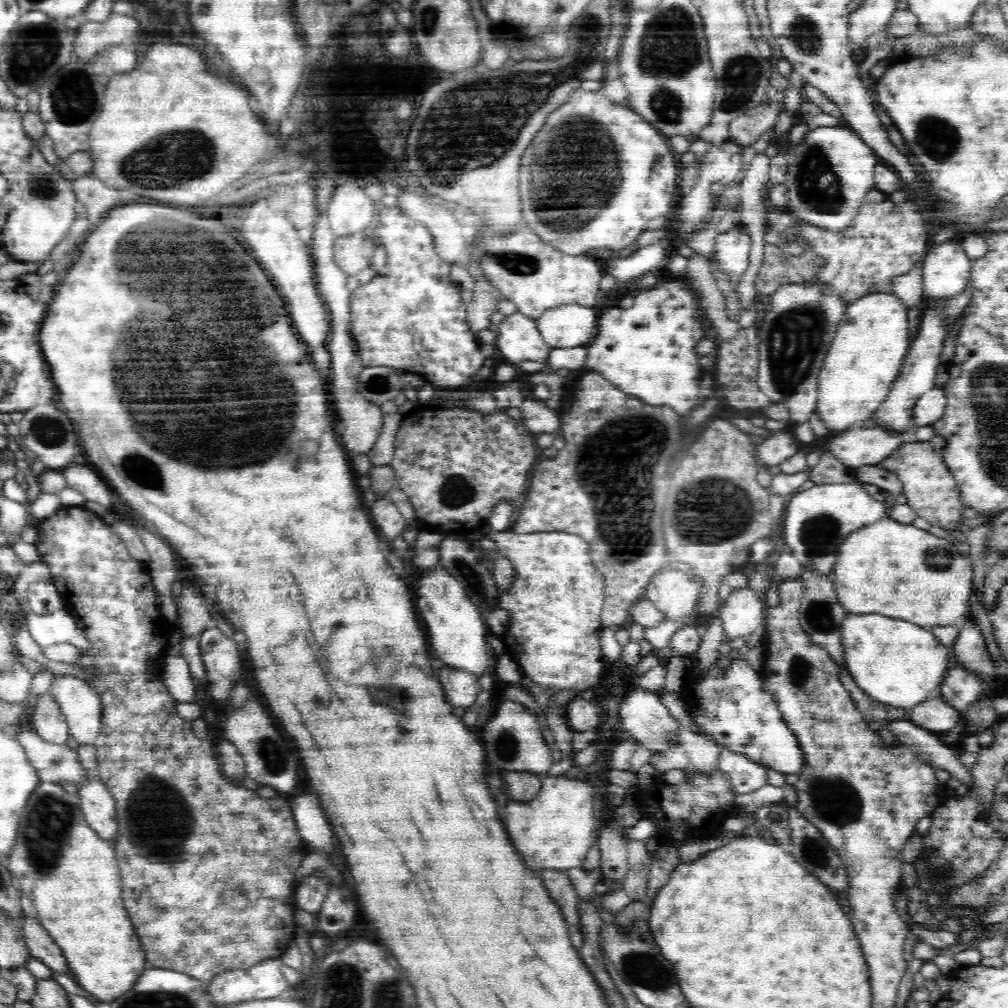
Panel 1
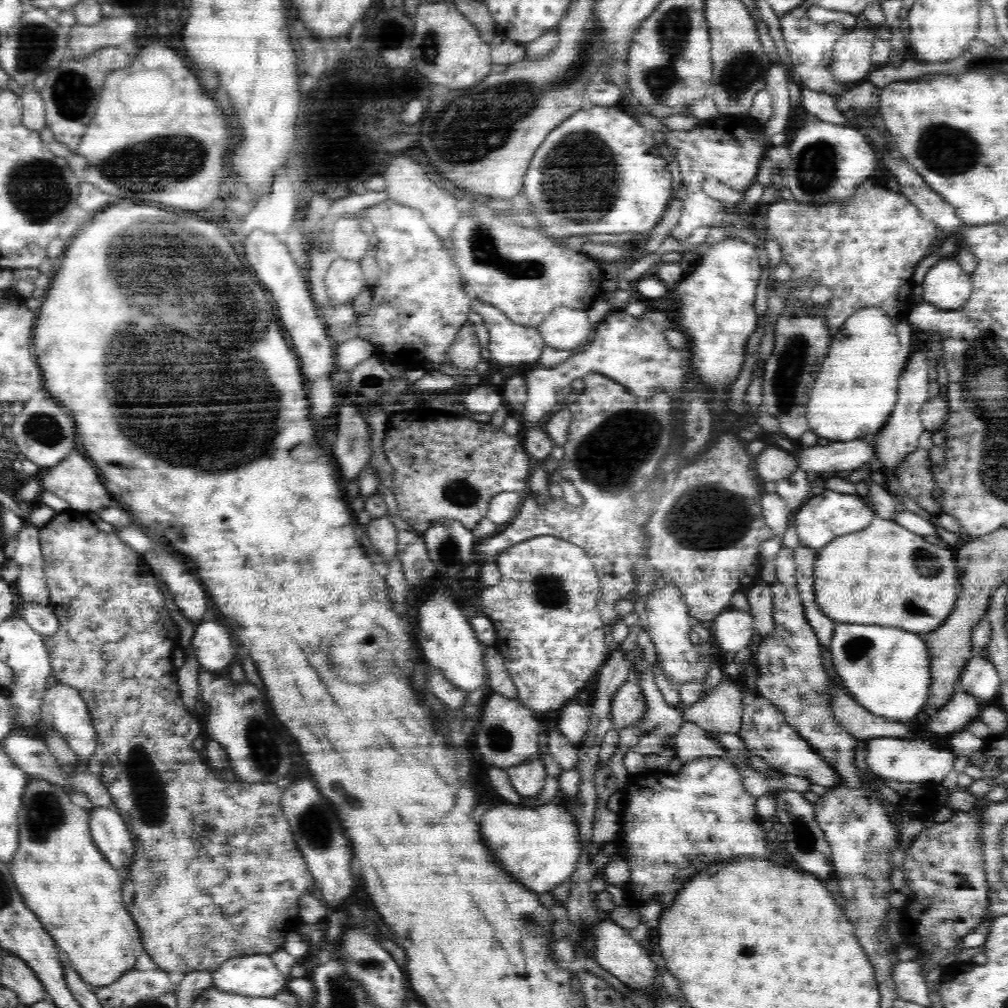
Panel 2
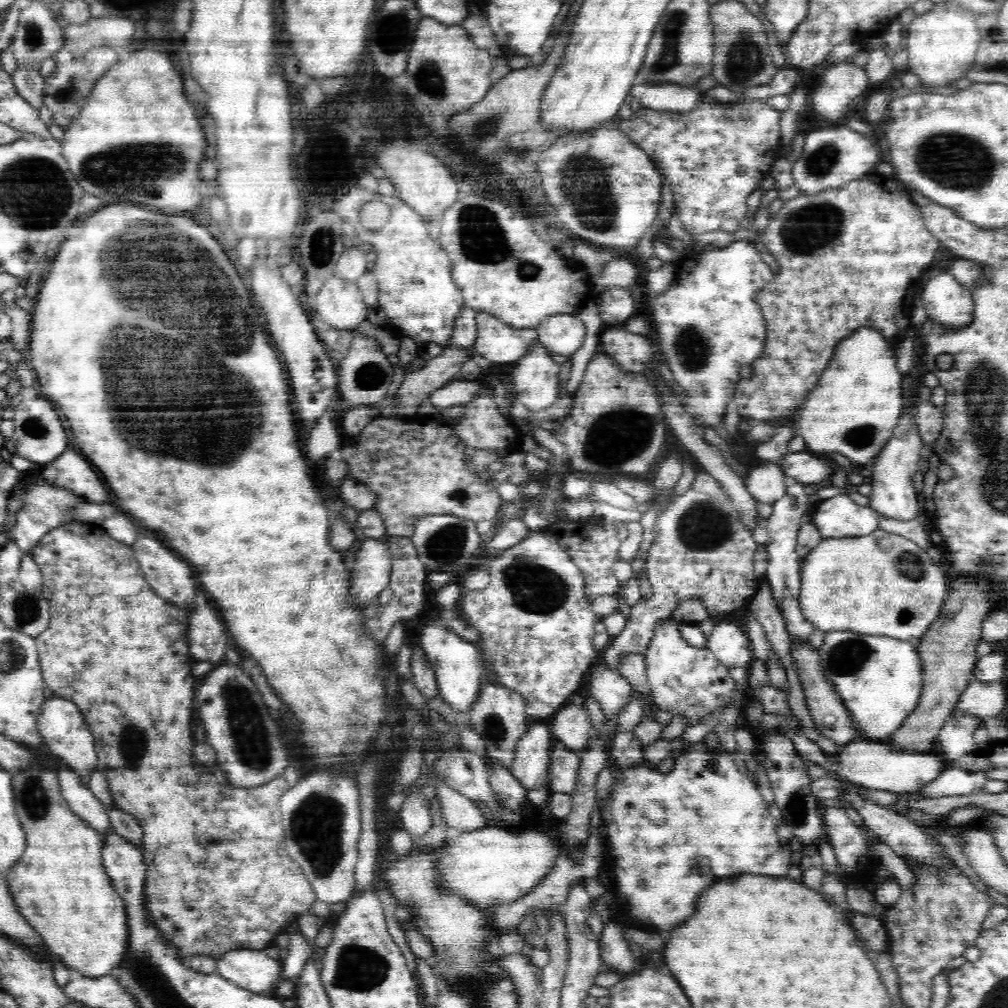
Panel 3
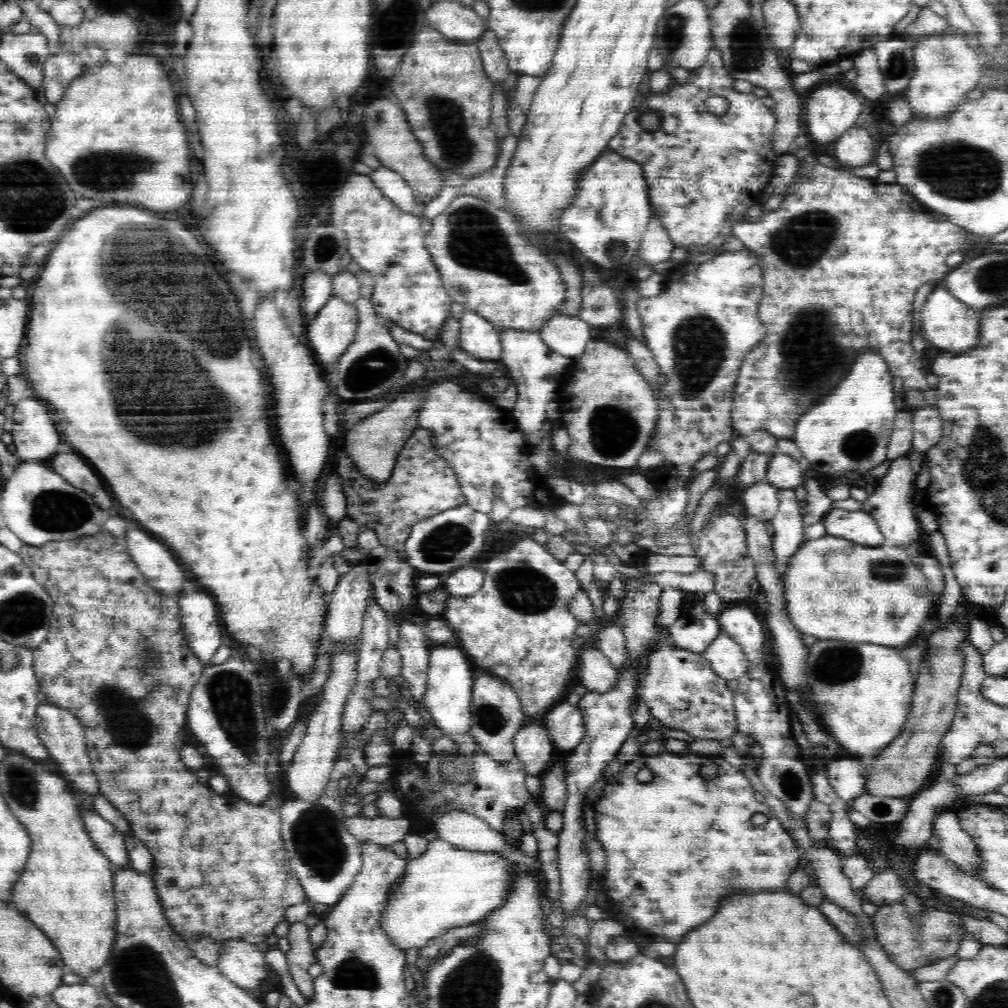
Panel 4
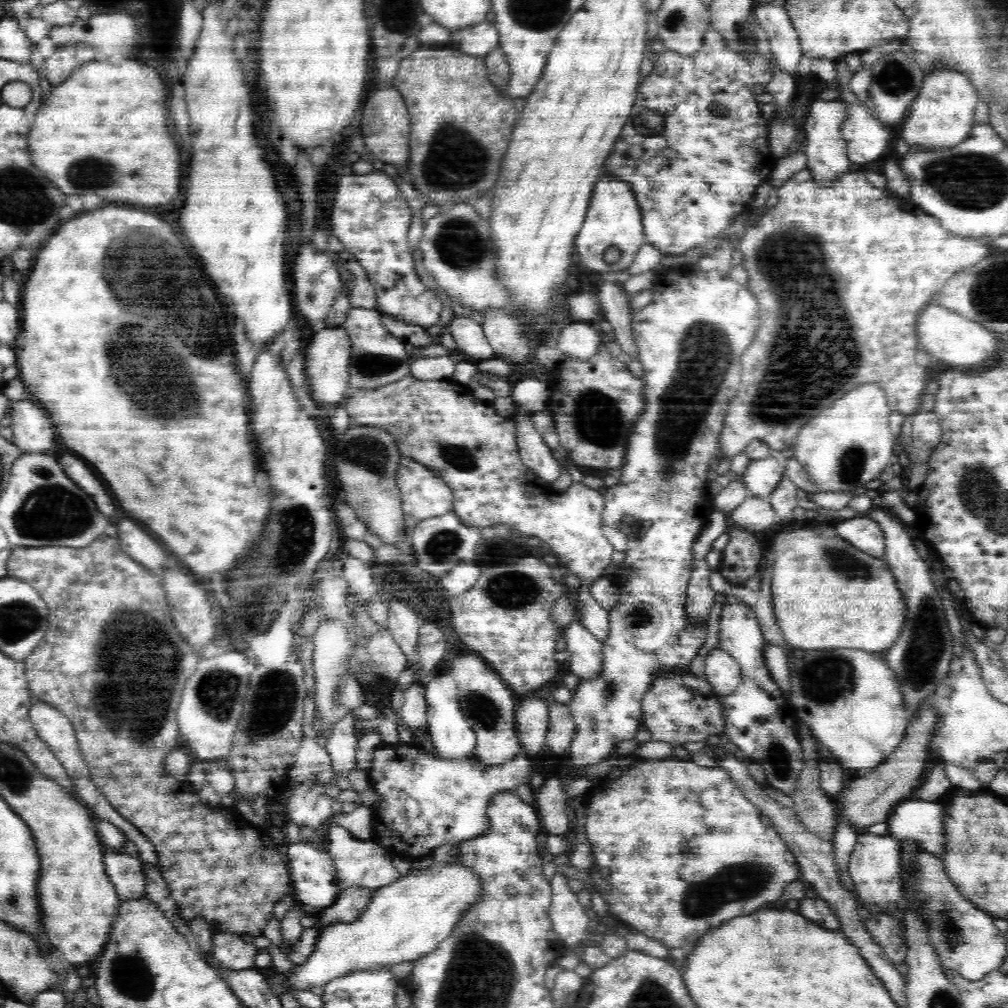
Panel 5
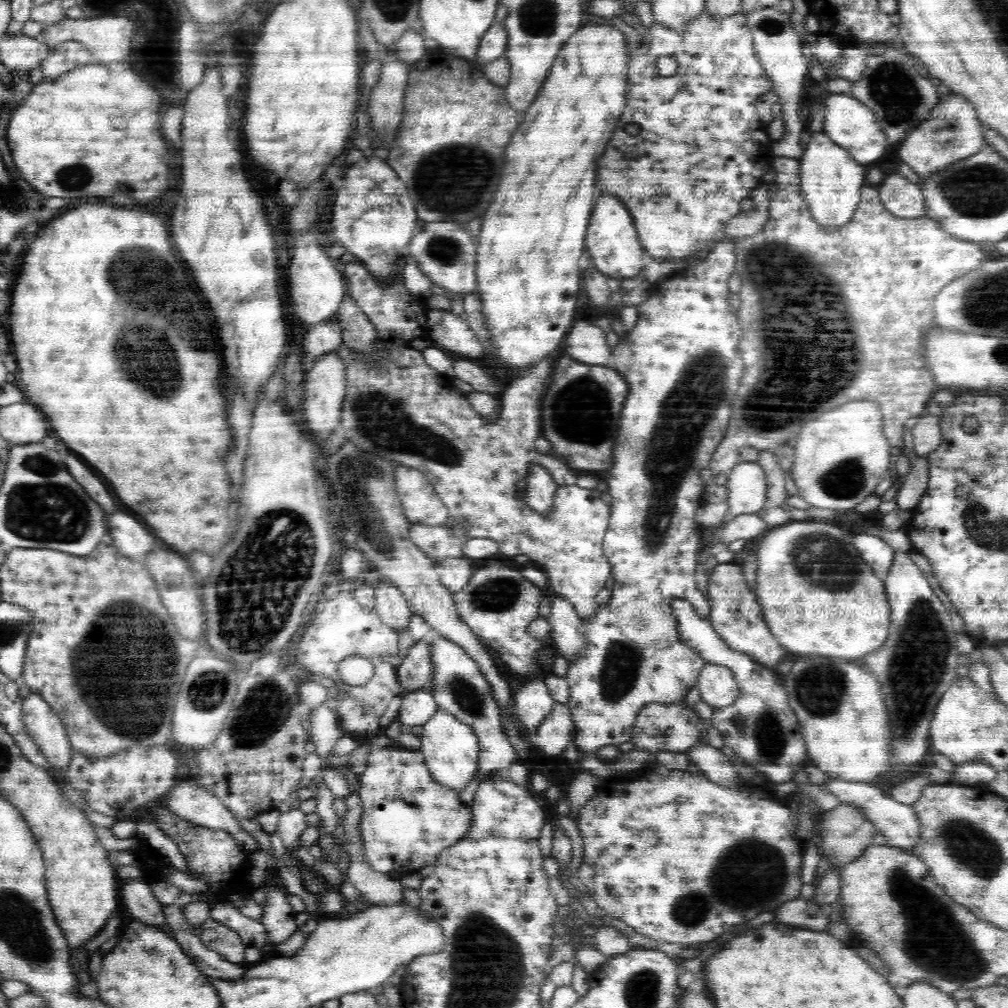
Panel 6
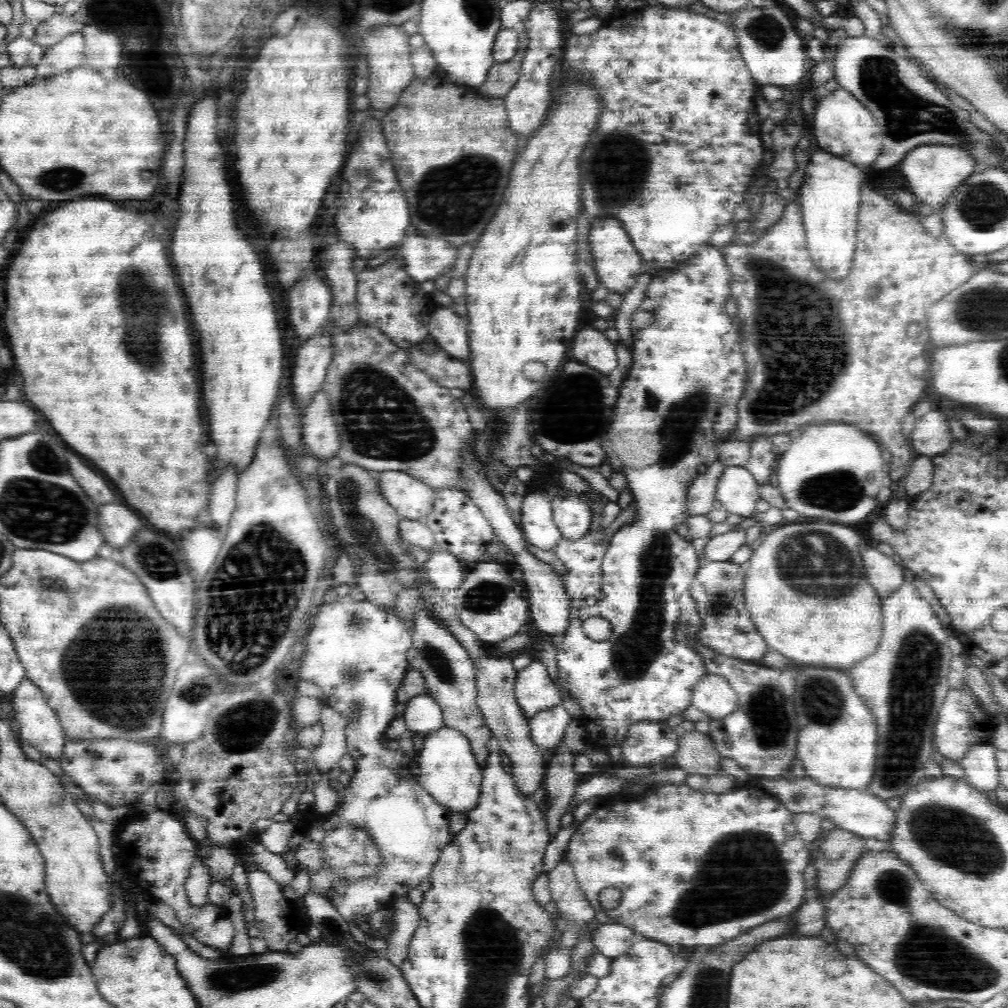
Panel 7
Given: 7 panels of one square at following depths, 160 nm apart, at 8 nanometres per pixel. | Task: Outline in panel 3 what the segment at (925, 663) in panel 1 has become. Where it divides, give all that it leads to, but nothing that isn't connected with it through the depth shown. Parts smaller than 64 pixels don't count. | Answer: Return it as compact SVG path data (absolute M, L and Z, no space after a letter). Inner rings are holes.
M838 630L825 632L823 644L817 649L817 653L825 678L832 682L843 706L853 716L856 728L859 730L859 739L888 740L917 707L923 687L922 665L917 649L912 647L908 640Z

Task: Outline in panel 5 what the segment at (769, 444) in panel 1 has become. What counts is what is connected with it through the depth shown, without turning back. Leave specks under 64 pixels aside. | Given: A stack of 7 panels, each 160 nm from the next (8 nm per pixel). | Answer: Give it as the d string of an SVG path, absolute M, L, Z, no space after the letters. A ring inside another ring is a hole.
M770 496L765 498L748 497L730 515L736 529L744 529L752 534L766 531L772 524L780 522L780 516L774 511L770 503Z

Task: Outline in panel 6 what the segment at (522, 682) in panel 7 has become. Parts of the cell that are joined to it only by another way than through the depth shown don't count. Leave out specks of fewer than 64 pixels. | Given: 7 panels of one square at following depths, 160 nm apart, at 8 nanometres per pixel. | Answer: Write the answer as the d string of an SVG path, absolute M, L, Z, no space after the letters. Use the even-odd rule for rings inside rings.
M537 676L523 682L512 703L519 726L524 727L526 733L536 731L556 704L545 681Z

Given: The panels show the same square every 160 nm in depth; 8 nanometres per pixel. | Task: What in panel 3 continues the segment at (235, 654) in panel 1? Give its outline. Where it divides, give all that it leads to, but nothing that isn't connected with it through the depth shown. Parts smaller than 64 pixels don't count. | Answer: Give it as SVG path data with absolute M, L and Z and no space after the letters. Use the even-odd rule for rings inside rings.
M198 606L190 610L187 639L192 658L211 662L215 666L225 662L226 650L230 648L224 622L210 606Z

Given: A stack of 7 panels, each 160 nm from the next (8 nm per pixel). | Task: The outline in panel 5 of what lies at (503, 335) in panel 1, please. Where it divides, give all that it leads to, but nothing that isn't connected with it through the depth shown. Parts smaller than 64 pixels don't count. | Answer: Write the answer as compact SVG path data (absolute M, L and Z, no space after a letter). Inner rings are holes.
M469 313L454 316L447 326L449 334L454 339L457 348L468 356L475 357L478 361L496 357L493 346L485 337L483 328L476 316Z

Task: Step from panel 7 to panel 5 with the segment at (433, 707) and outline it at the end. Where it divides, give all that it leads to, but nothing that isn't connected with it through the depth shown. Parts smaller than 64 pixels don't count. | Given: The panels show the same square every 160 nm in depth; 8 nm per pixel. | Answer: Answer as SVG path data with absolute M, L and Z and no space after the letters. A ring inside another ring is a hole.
M414 684L404 691L400 716L413 732L413 744L418 744L427 736L427 702L424 684Z

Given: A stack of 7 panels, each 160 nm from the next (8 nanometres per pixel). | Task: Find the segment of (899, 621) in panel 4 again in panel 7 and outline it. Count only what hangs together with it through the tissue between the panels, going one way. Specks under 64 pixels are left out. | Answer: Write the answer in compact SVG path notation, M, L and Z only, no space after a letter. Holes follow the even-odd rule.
M820 519L803 524L782 523L780 528L756 543L750 560L745 564L743 598L750 619L770 650L800 664L842 670L849 669L876 650L883 629L883 602L865 577L860 558L862 540L862 534L846 524Z

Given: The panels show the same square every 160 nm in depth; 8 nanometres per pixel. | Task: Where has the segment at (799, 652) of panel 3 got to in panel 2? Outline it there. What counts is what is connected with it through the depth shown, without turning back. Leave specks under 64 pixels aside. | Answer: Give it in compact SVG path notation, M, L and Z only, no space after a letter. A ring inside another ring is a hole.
M834 680L831 684L835 694L831 700L835 720L858 741L882 736L900 737L909 741L916 738L917 732L912 732L908 728L908 722L896 722L883 716L876 716L860 706L850 694L840 689Z

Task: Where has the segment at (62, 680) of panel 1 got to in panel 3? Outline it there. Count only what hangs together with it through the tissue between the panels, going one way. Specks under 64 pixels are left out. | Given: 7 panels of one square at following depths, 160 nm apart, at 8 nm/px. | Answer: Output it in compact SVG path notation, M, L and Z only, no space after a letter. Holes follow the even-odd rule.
M61 696L48 699L42 705L38 715L37 731L43 743L48 744L46 748L83 779L86 779L97 768L97 752L93 743L93 733L90 732L90 726L86 724L77 704L71 700L66 700Z

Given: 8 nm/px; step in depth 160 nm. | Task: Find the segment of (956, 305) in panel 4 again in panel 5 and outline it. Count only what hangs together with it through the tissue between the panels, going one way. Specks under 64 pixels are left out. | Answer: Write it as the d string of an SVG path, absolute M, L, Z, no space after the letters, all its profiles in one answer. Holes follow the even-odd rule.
M928 306L918 320L919 344L932 358L944 362L944 368L958 370L978 370L987 366L1000 353L1000 341L997 333L990 332L982 325L965 316L940 306Z

